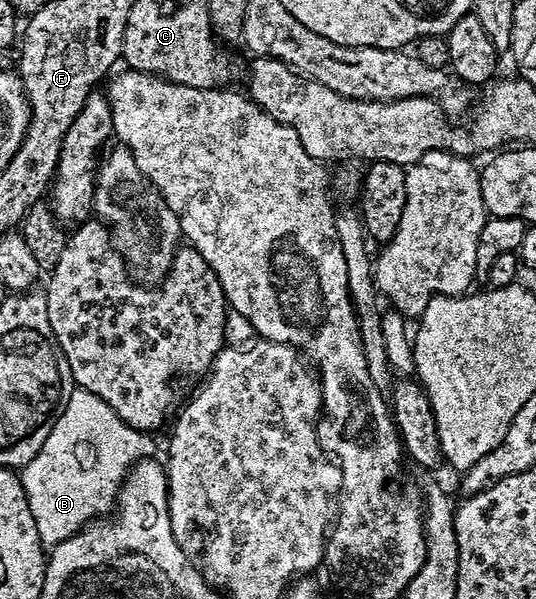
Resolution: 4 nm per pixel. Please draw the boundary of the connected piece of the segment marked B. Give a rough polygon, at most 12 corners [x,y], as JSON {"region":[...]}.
{"region":[[71,392],[21,469],[43,546],[110,514],[142,432]]}

